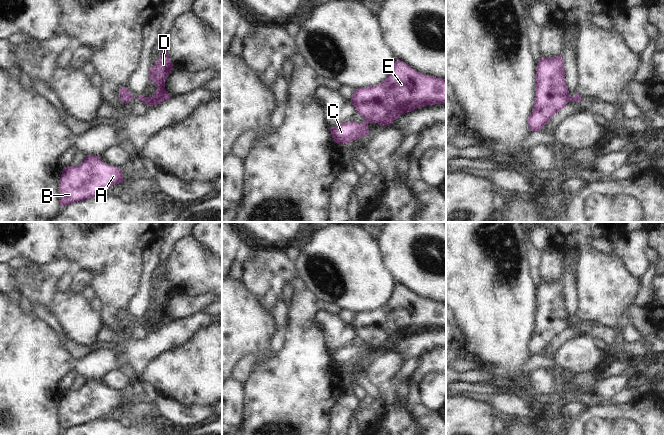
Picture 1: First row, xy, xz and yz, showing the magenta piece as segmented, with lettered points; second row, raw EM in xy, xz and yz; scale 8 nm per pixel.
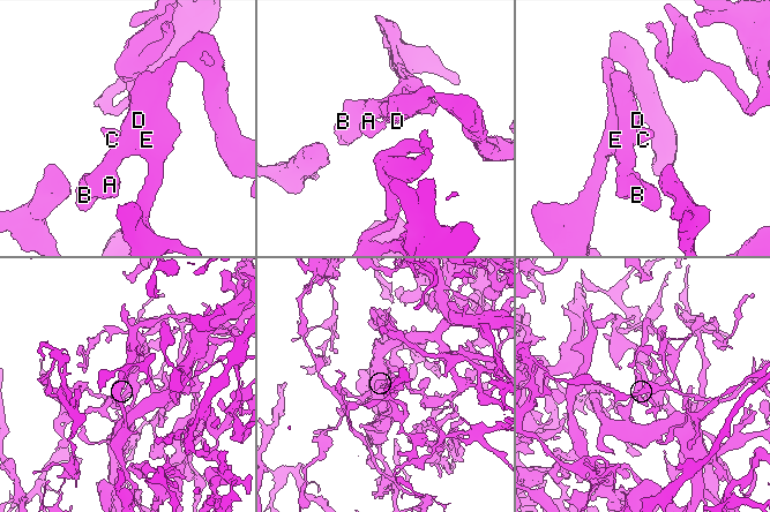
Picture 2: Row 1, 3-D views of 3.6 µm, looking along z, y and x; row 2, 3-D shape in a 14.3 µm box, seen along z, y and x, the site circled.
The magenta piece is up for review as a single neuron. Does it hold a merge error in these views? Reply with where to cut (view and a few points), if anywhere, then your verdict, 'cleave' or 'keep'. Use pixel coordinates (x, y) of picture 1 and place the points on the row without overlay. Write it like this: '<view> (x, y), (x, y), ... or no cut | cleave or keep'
yz (569, 320), (571, 323) | cleave

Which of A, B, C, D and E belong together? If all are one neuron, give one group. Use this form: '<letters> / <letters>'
A B D E / C

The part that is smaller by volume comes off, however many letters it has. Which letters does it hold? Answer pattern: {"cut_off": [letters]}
{"cut_off": ["C"]}

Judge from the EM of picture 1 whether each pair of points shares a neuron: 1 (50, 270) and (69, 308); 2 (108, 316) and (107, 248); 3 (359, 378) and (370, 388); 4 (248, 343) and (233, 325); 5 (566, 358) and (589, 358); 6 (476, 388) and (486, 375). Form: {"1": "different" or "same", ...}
{"1": "same", "2": "same", "3": "same", "4": "same", "5": "same", "6": "different"}

